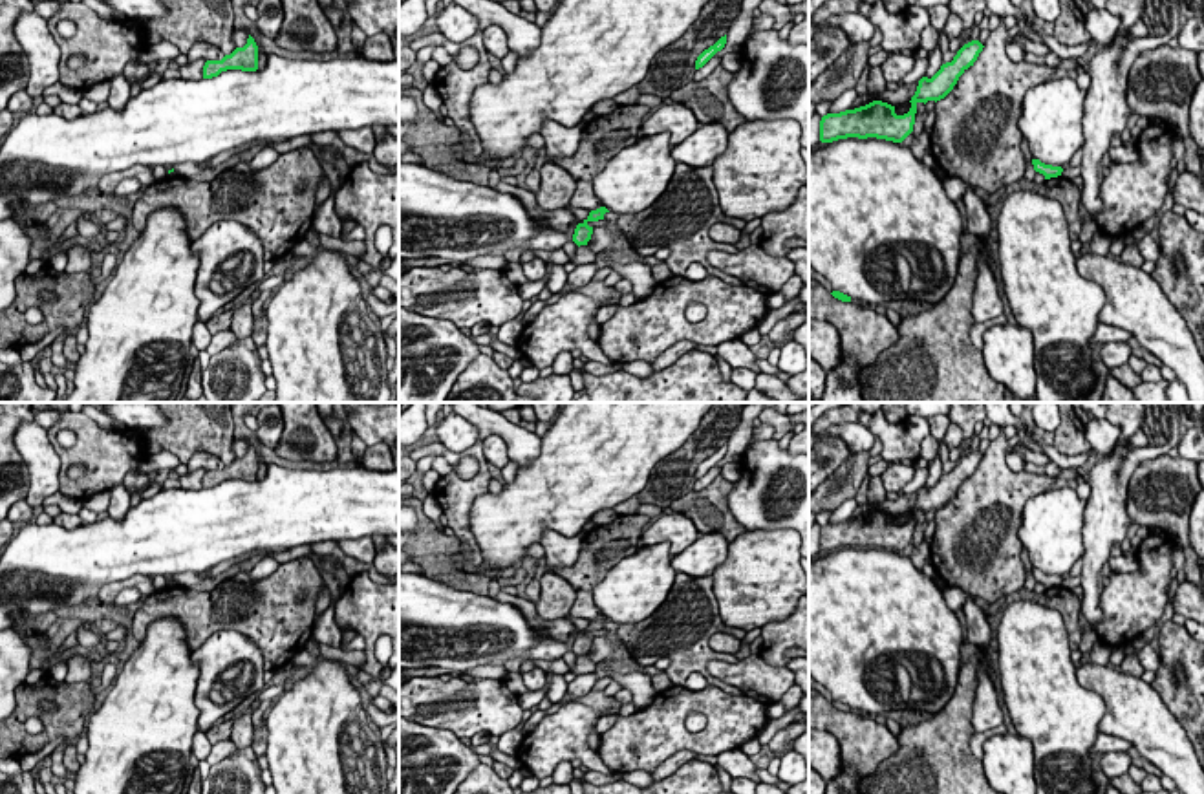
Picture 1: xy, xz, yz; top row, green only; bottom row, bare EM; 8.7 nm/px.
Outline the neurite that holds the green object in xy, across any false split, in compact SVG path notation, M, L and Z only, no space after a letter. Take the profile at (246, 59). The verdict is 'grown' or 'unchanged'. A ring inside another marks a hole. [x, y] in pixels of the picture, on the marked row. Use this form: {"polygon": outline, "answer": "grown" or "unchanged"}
{"polygon": "M251 35L243 48L236 48L231 55L225 55L221 60L207 60L203 66L203 79L218 77L221 71L227 70L258 70L258 46Z", "answer": "unchanged"}

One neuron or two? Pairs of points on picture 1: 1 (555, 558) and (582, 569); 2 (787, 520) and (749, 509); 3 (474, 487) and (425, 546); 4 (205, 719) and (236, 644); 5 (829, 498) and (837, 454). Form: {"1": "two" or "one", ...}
{"1": "two", "2": "one", "3": "two", "4": "one", "5": "two"}

